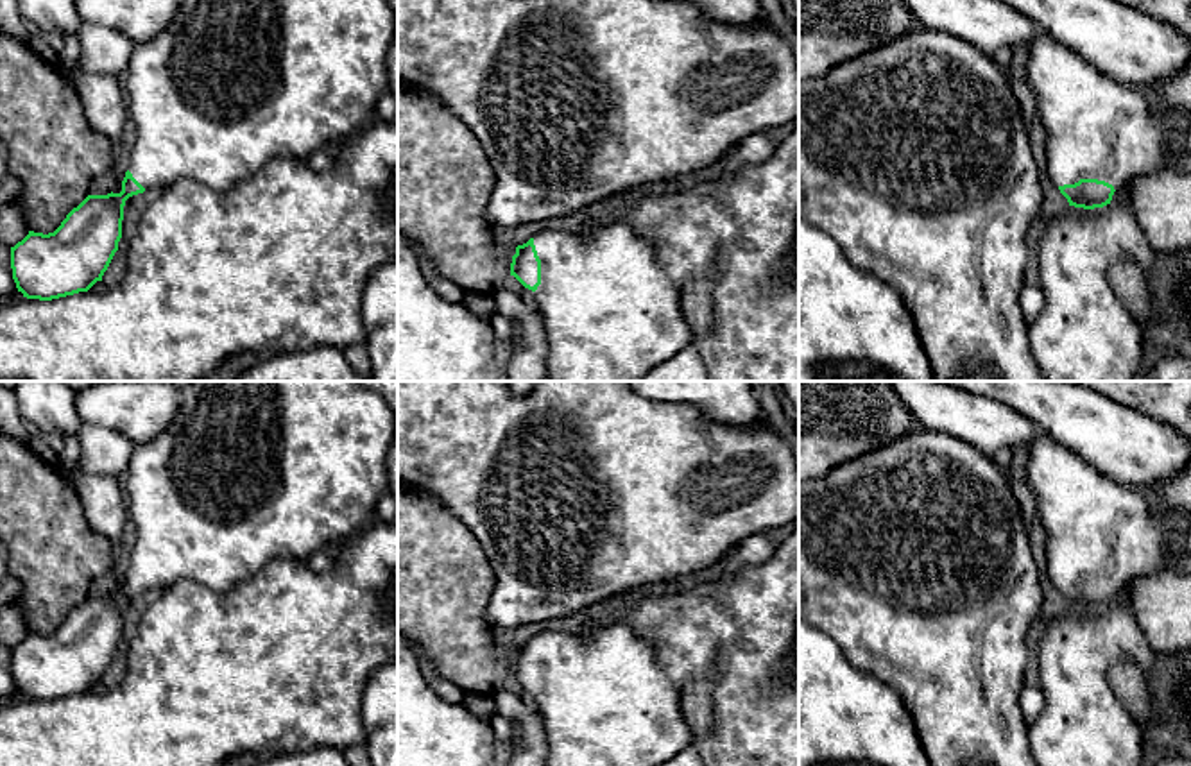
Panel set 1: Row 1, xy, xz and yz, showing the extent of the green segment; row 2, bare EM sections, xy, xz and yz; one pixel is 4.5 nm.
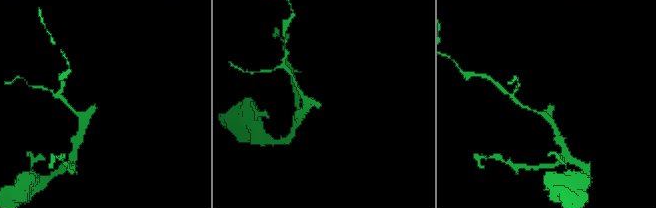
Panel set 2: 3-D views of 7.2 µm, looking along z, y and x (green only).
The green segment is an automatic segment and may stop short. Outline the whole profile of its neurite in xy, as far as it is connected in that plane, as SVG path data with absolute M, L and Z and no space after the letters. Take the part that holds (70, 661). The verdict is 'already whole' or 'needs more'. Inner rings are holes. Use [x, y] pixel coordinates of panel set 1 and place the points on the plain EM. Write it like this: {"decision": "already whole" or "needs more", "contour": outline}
{"decision": "needs more", "contour": "M190 381L181 388L179 412L172 422L154 438L134 447L127 474L122 481L127 499L127 515L136 530L136 540L127 555L127 573L122 582L122 592L88 596L66 616L54 634L43 635L29 632L21 643L11 648L11 669L18 693L27 700L52 702L88 693L97 682L102 682L104 673L118 651L124 607L133 596L143 594L149 589L165 591L179 580L201 582L213 591L227 592L274 558L306 560L319 549L333 551L338 544L355 537L376 519L376 503L385 492L389 492L387 455L396 440L398 415L380 394L362 387L358 381Z"}

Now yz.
{"decision": "needs more", "contour": "M1041 430L1026 453L1026 485L1048 535L1048 574L1069 607L1103 609L1110 605L1116 591L1128 591L1137 578L1191 567L1191 562L1175 553L1175 535L1162 524L1146 492L1105 476Z"}

